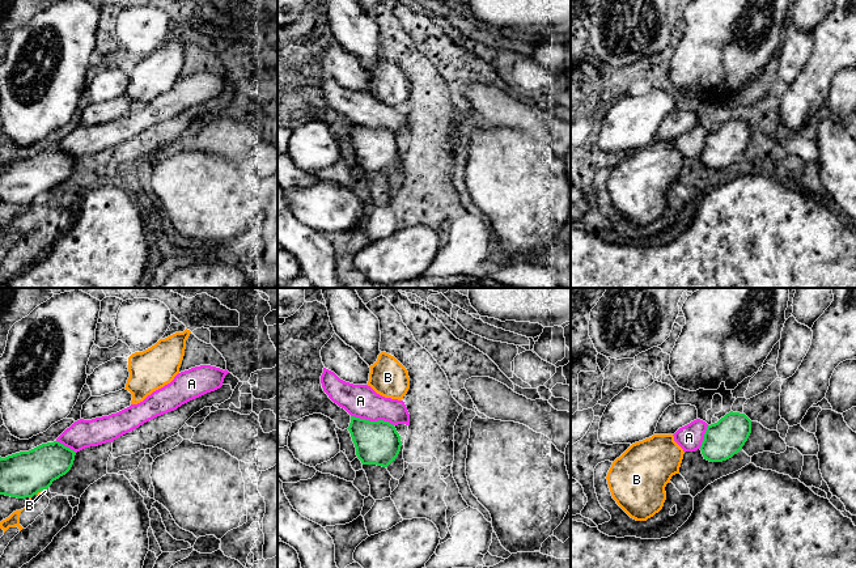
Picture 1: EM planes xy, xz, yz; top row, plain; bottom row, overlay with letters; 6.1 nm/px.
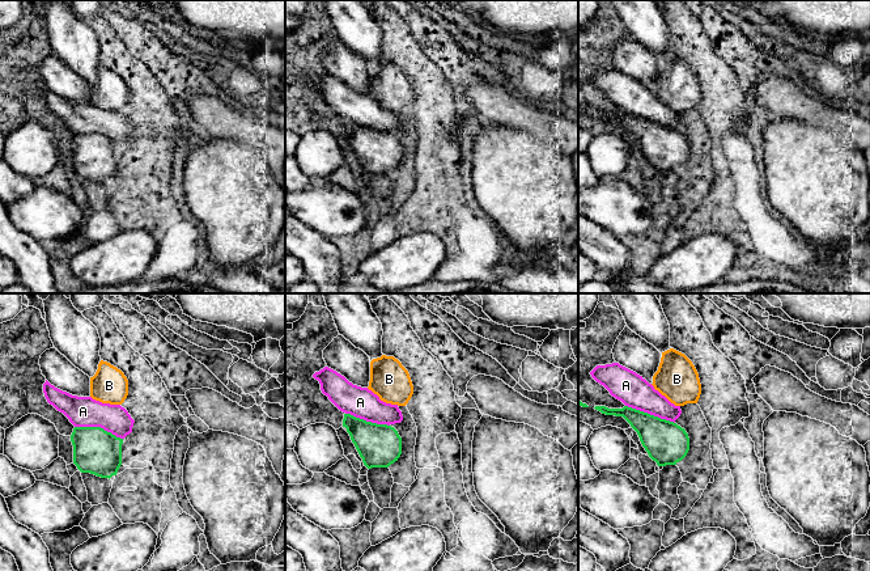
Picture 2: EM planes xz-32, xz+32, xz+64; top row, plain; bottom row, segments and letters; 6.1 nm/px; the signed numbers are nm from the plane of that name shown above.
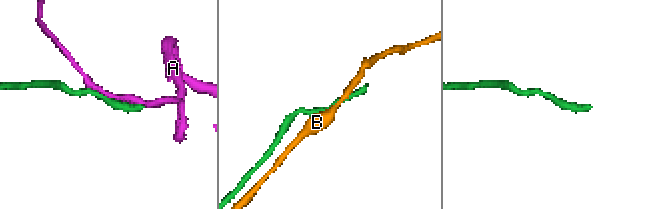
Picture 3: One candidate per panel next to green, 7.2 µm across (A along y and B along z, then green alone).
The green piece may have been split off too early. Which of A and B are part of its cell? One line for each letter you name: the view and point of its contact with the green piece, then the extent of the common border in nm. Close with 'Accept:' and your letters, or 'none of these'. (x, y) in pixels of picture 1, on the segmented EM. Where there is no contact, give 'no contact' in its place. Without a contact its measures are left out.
A: meets green in xz at (372, 422); contact 280 nm long
Accept: A

